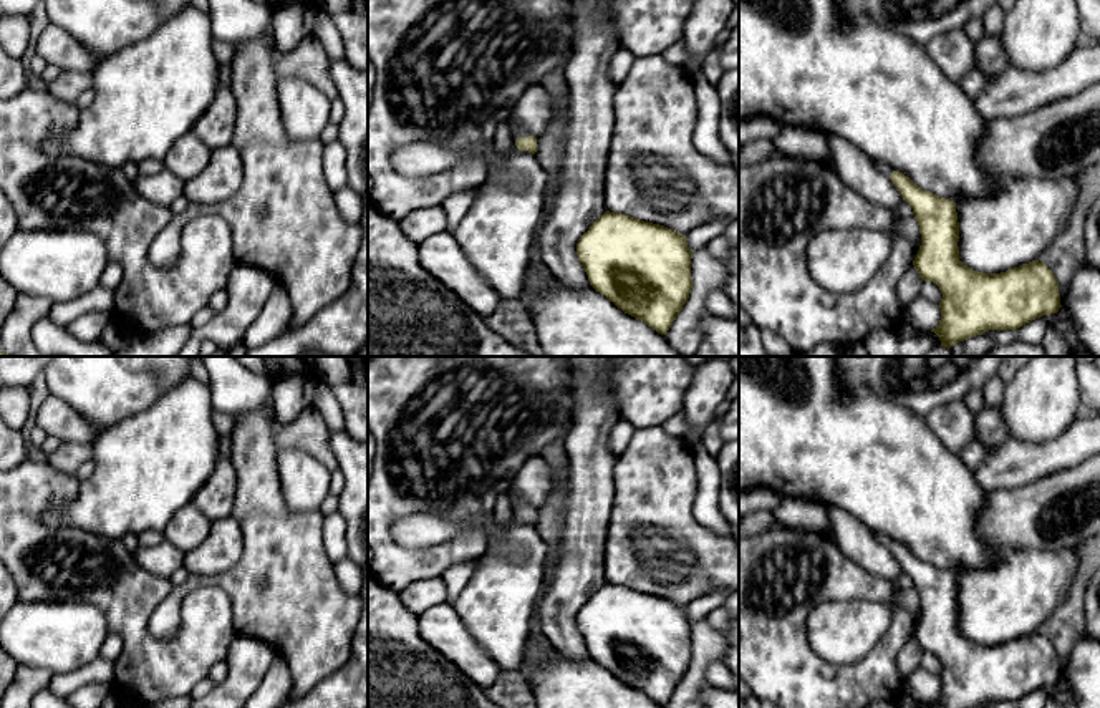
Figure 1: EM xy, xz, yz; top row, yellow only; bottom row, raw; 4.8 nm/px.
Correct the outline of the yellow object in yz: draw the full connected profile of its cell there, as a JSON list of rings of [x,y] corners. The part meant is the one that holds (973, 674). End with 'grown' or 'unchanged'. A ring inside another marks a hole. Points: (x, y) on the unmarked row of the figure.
[[[870,529],[906,572],[919,597],[921,617],[913,632],[924,653],[939,658],[938,708],[976,708],[989,701],[1017,701],[1042,686],[1057,685],[1059,653],[1039,632],[1001,645],[982,645],[959,632],[956,574],[918,559],[890,536]]] | grown

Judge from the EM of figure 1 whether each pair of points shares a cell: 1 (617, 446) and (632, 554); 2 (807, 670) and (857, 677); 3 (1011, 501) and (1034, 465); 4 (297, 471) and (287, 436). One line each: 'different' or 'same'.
1: different
2: same
3: different
4: different

